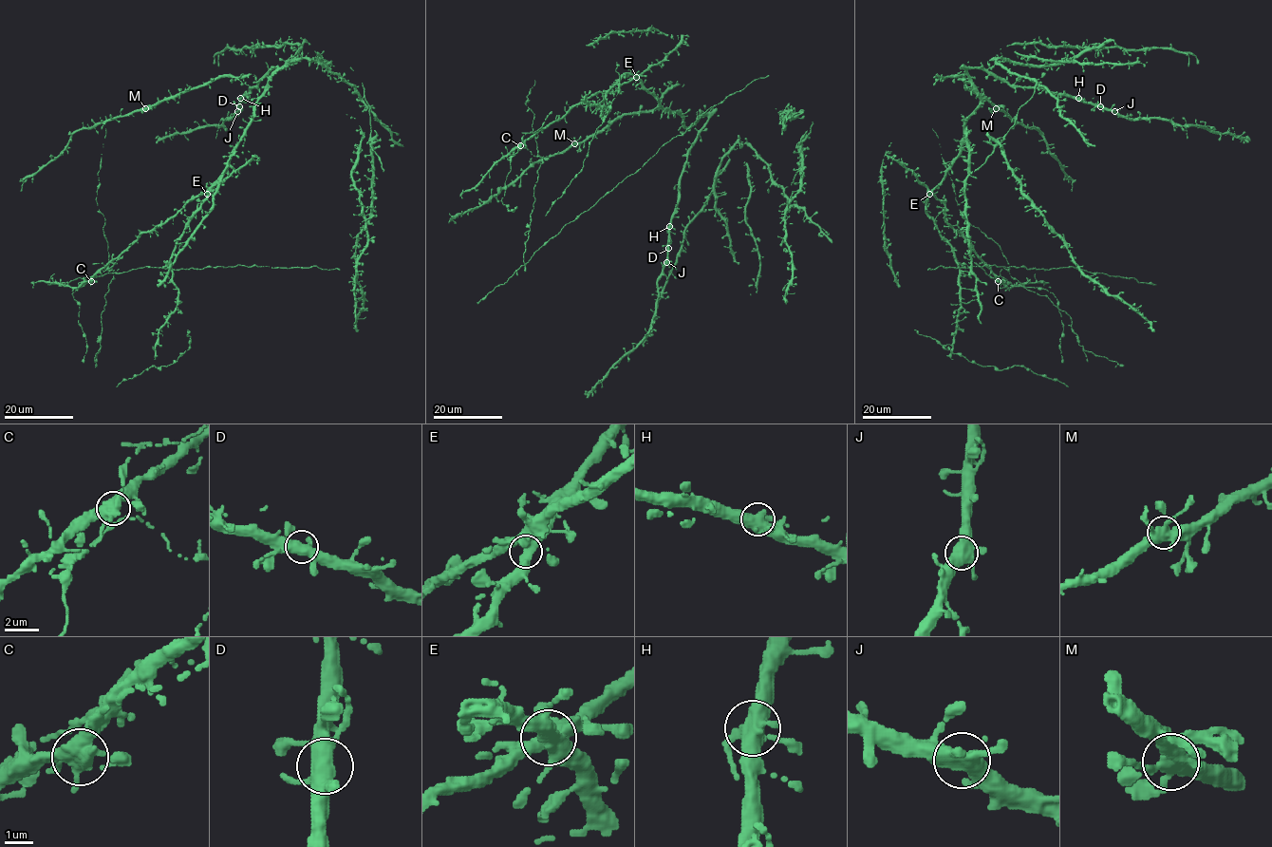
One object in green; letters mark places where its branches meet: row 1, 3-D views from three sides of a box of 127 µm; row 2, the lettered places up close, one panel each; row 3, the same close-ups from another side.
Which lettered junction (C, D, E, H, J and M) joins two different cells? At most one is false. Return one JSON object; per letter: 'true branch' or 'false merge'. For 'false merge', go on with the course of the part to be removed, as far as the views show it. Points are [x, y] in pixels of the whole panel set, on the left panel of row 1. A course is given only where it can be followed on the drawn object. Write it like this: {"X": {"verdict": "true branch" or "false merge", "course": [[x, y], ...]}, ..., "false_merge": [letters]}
{"C": {"verdict": "false merge"}, "D": {"verdict": "true branch"}, "E": {"verdict": "true branch"}, "H": {"verdict": "true branch"}, "J": {"verdict": "true branch"}, "M": {"verdict": "true branch"}, "false_merge": ["C"]}

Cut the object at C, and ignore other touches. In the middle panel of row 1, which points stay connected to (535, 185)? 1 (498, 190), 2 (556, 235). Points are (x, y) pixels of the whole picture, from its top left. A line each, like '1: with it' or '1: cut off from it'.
1: cut off from it
2: cut off from it

